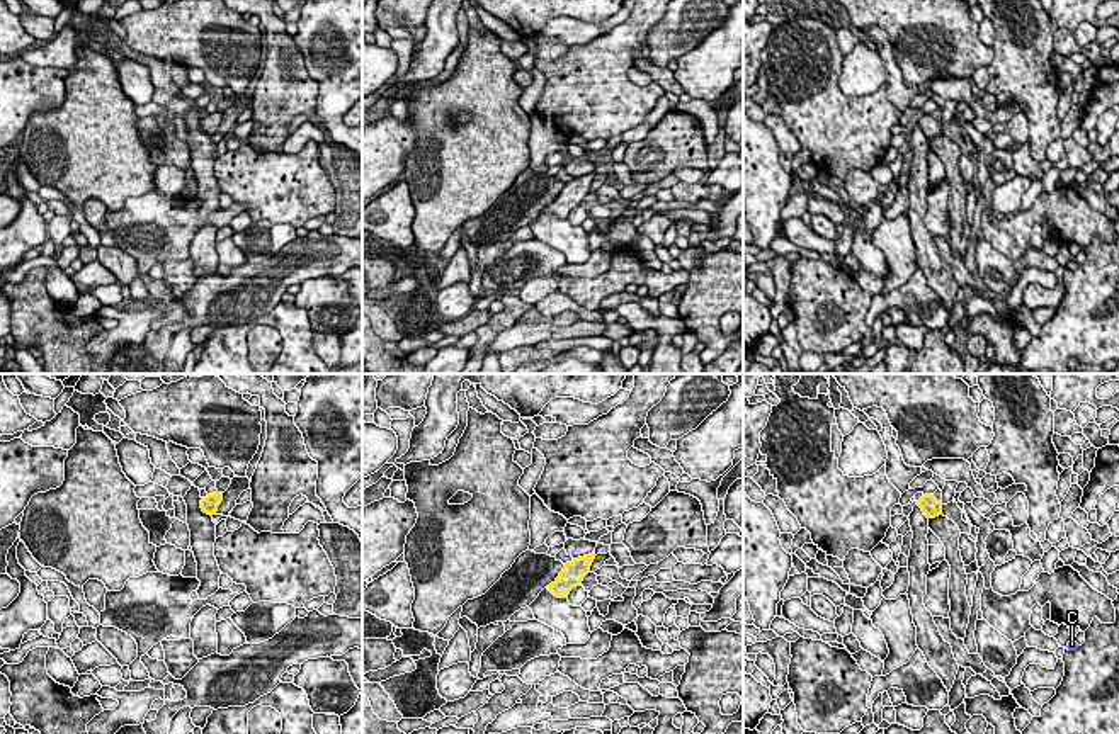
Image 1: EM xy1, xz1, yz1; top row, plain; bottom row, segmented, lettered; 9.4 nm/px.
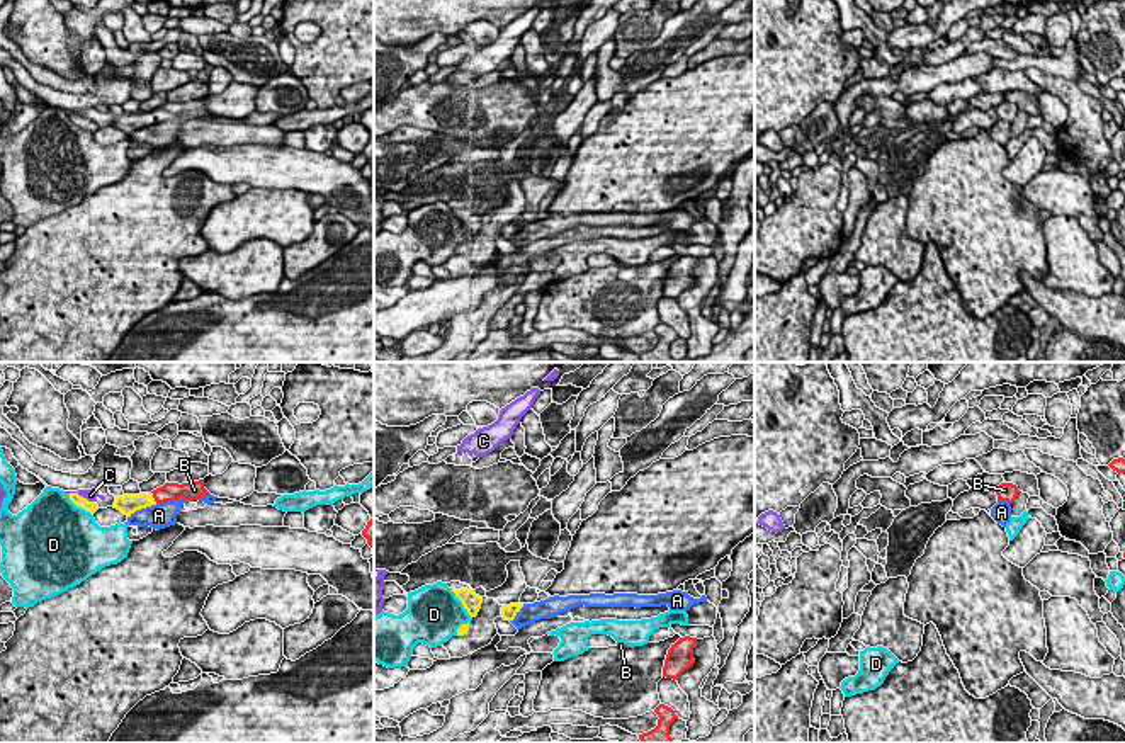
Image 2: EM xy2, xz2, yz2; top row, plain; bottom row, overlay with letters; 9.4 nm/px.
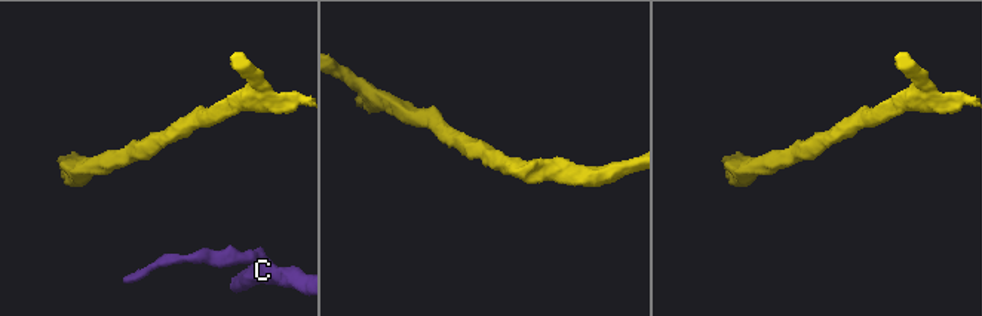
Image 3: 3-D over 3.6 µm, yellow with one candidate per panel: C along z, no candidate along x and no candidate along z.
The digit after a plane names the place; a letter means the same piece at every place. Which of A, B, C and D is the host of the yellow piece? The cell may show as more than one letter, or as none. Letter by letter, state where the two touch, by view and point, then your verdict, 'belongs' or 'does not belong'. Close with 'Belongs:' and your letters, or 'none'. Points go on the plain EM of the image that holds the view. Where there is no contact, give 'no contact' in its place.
A: meets yellow in xy2 at (141, 126); does not belong
B: meets yellow in xy2 at (152, 116); belongs
C: meets yellow in xy2 at (79, 114); does not belong
D: meets yellow in xz2 at (463, 223); does not belong
Belongs: B

